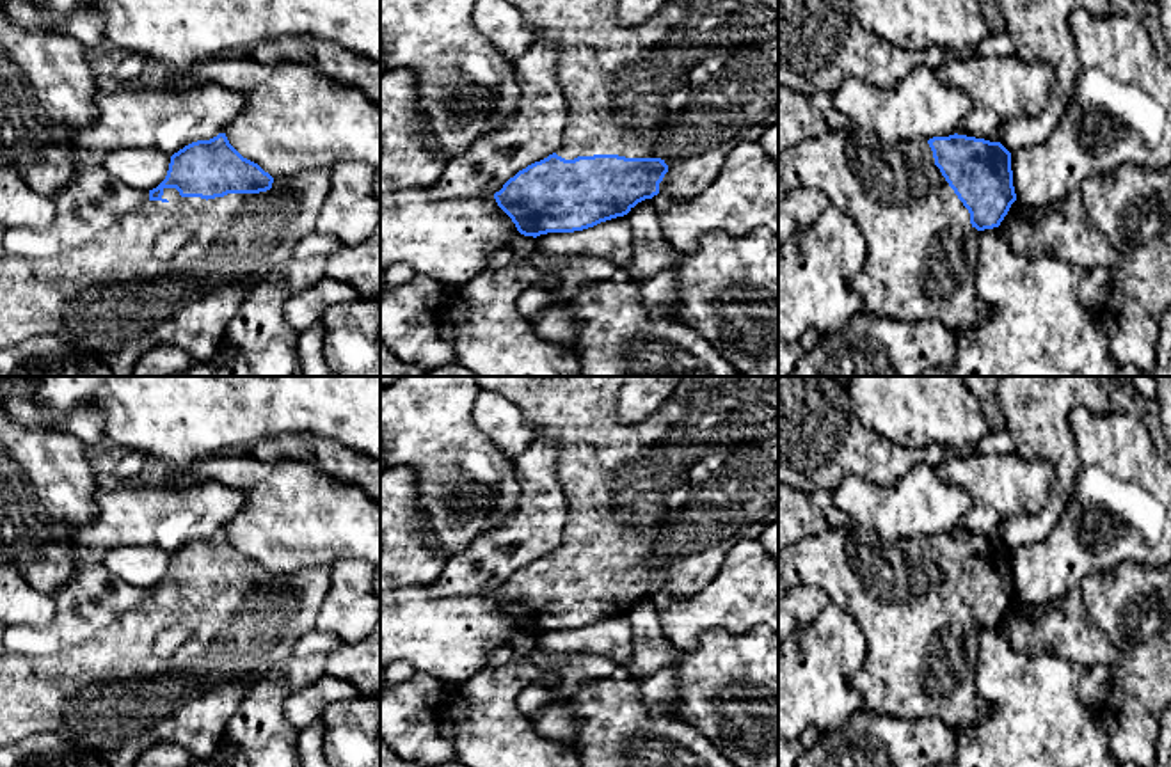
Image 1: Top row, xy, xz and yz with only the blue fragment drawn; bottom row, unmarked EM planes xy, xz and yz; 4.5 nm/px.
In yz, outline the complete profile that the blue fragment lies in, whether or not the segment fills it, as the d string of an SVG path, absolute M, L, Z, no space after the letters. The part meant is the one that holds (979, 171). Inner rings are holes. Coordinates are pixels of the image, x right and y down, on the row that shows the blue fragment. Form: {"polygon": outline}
{"polygon": "M858 126L826 130L778 153L778 199L798 188L821 190L860 229L867 257L851 289L867 314L933 320L954 336L981 321L963 241L970 227L999 227L1016 201L1011 153L1000 142L954 133L890 144Z"}

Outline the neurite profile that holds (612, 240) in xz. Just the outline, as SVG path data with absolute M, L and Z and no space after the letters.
M627 215L574 233L547 233L535 238L537 250L554 259L599 257L624 270L633 256L633 229Z

